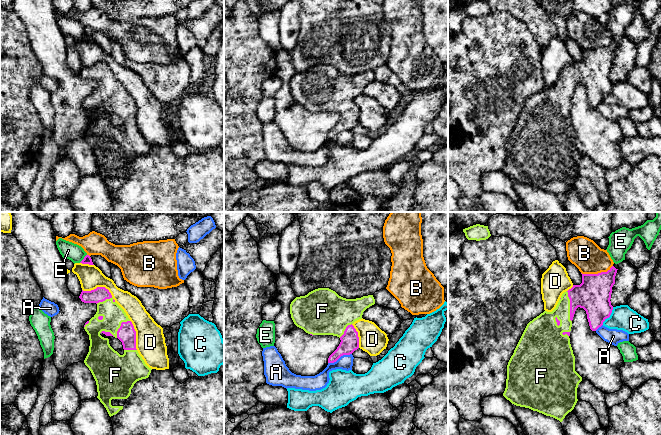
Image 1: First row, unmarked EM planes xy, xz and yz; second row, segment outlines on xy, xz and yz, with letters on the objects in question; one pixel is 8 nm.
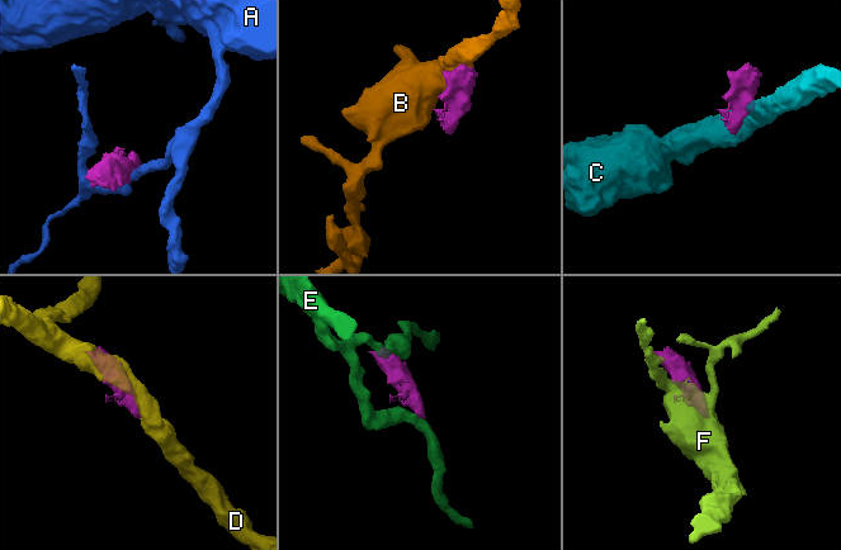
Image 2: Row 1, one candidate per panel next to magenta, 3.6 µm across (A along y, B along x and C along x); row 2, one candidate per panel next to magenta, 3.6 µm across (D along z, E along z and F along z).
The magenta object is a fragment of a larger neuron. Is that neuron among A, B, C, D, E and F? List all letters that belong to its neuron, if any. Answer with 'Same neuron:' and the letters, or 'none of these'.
Same neuron: F

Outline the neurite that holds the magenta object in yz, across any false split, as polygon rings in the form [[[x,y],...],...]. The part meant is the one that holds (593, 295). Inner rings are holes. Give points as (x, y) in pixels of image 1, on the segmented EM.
[[[612,266],[607,272],[582,274],[582,283],[564,292],[552,312],[544,311],[527,324],[507,365],[503,393],[507,400],[560,422],[574,409],[582,377],[575,371],[575,356],[570,344],[572,320],[576,309],[580,307],[586,311],[592,331],[603,325],[613,310],[610,299],[617,270]]]

